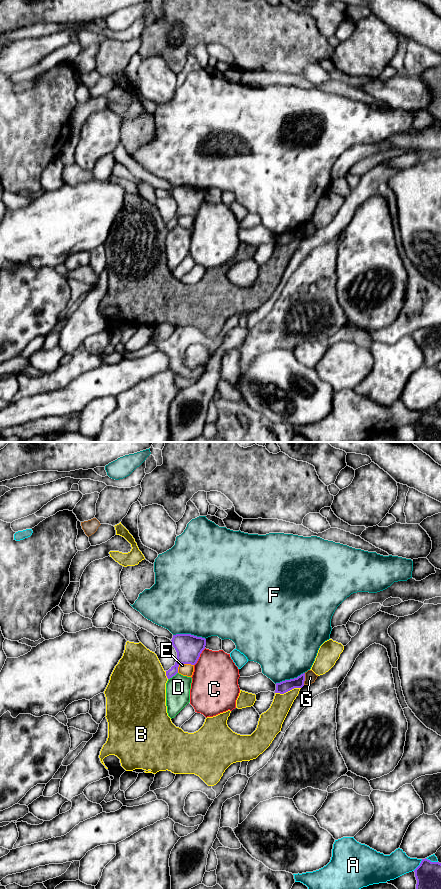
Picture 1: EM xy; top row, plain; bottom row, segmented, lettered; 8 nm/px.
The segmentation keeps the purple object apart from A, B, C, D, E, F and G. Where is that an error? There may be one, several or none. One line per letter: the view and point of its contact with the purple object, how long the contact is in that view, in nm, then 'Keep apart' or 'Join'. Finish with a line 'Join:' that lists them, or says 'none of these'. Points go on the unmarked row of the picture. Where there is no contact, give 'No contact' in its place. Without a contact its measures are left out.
A: Touches purple at xy (419, 417). Shared border 120 nm. Keep apart
B: Touches purple at xy (287, 243). Shared border 220 nm. Keep apart
C: Touches purple at xy (199, 208). Shared border 170 nm. Keep apart
D: Touches purple at xy (172, 228). Shared border 100 nm. Keep apart
E: Touches purple at xy (183, 215). Shared border 150 nm. Keep apart
F: Touches purple at xy (189, 186). Shared border 260 nm. Keep apart
G: Touches purple at xy (304, 231). Shared border 100 nm. Keep apart
Join: none of these

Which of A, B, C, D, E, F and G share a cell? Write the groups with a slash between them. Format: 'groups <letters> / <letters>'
groups A / B / C / D / E / F / G

